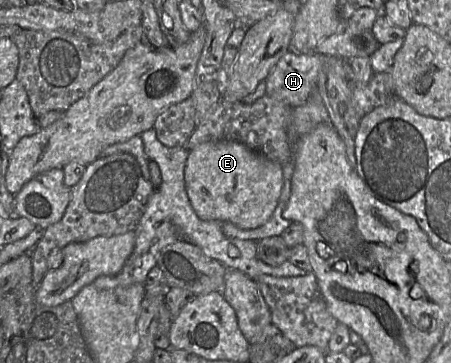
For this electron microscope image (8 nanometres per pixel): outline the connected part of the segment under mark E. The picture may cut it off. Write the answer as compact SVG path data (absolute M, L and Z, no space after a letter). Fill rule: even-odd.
M217 140L199 144L189 151L184 181L190 203L200 219L231 222L241 229L255 229L271 217L283 187L283 173L281 165L246 145L233 140Z

